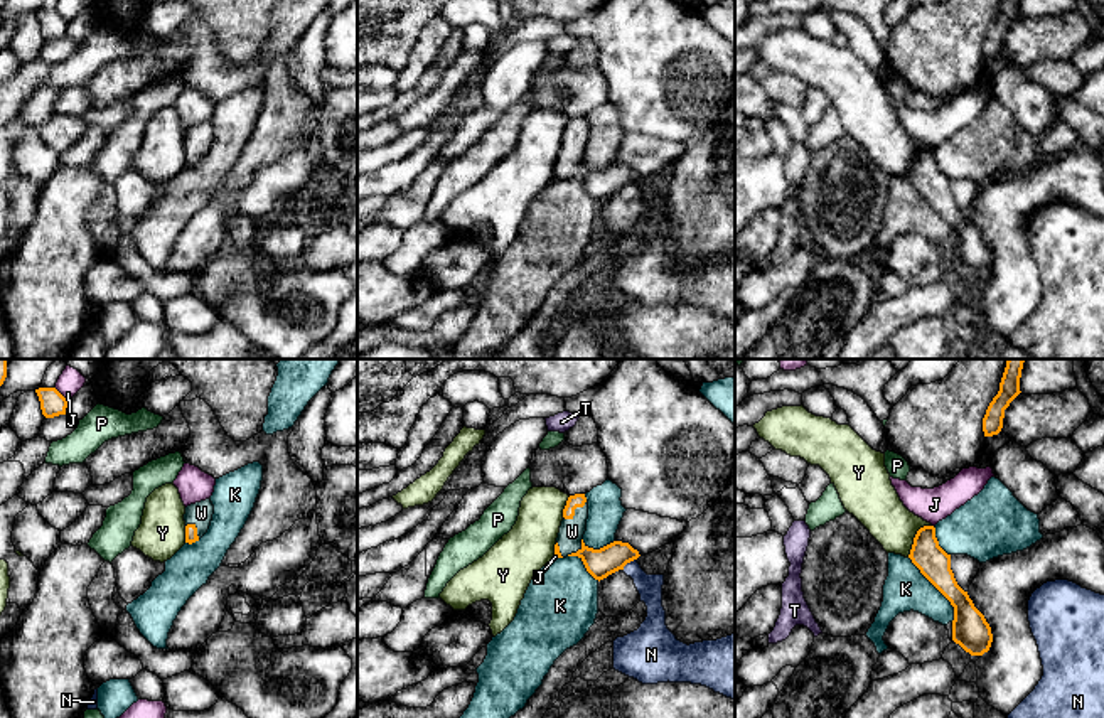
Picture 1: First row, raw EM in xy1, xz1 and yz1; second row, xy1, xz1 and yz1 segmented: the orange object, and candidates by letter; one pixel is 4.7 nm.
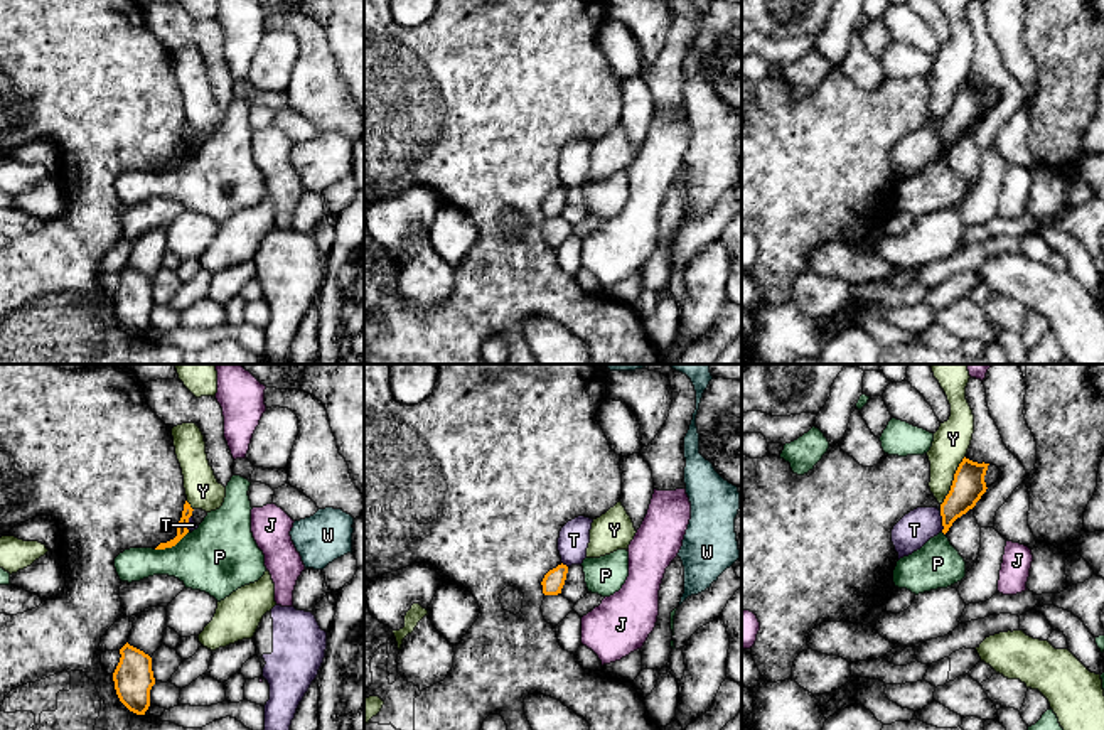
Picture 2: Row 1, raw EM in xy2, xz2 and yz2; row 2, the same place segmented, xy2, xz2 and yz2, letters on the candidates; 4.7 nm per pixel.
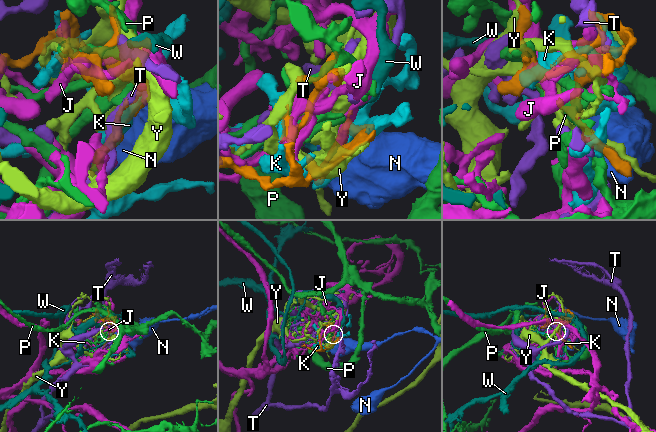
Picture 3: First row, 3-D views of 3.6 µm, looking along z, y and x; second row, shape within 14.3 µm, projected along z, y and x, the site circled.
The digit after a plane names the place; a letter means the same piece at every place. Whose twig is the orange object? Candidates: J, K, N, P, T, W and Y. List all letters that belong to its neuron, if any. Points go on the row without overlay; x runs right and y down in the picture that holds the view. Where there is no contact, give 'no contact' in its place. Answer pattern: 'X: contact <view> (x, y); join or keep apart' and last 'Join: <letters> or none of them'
J: contact xy1 (61, 17); keep apart
K: contact yz1 (936, 209); keep apart
N: contact xz1 (629, 184); keep apart
P: contact xy2 (171, 169); keep apart
T: contact yz2 (943, 144); keep apart
W: contact xz1 (573, 133); join
Y: contact yz2 (953, 103); keep apart
Join: W

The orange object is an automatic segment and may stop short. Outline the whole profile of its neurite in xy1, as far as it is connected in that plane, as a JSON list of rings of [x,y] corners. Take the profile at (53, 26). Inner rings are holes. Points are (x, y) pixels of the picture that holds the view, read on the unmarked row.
[[[39,10],[35,15],[46,40],[66,37],[67,22],[56,10]]]

